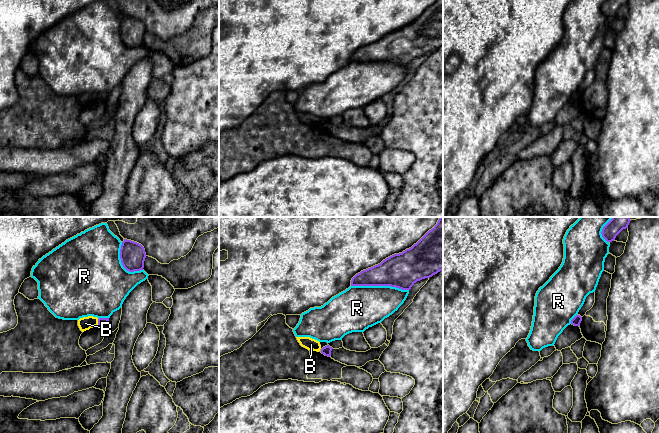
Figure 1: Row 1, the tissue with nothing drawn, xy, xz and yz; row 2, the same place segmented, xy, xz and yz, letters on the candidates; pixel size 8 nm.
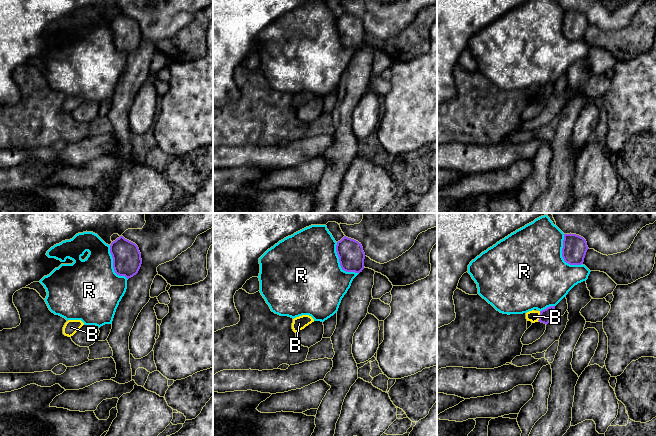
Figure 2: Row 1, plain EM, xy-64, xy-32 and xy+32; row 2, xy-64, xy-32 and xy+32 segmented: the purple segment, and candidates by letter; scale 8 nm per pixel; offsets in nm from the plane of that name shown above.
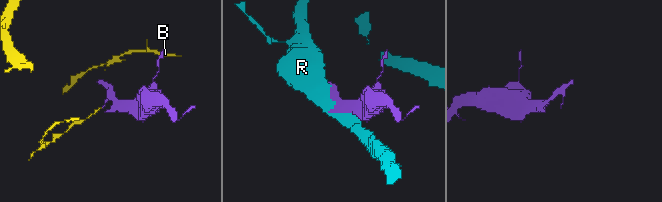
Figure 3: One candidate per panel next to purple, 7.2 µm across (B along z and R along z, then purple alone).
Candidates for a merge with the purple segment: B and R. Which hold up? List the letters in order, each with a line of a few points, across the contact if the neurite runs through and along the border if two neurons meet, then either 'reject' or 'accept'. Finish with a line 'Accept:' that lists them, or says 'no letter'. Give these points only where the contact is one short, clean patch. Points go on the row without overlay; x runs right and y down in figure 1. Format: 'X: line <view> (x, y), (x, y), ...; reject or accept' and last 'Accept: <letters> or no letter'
B: line xy (97, 95), (98, 100); reject
R: reject
Accept: no letter

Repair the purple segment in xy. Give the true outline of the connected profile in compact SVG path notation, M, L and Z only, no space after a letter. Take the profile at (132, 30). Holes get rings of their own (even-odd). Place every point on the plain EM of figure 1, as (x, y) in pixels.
M124 15L120 25L120 35L123 43L127 47L134 48L143 46L145 34L145 25L141 20Z

